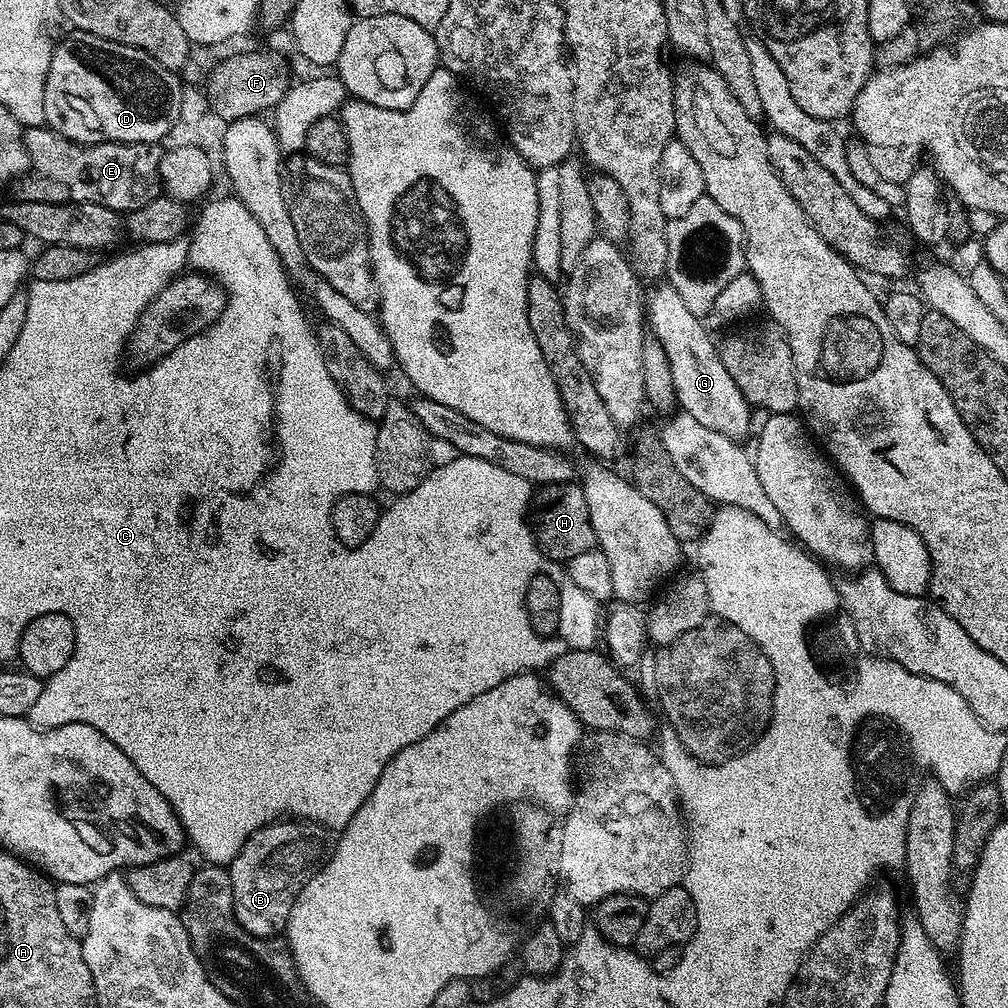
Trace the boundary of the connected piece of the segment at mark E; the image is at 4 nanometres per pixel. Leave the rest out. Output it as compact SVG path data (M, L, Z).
M43 126L29 127L24 134L24 145L32 171L18 184L19 195L25 200L54 204L67 201L100 203L114 212L127 214L161 195L160 160L164 157L165 149L159 143L80 144Z

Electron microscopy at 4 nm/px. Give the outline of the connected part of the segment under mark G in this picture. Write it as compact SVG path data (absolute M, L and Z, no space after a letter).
M669 283L661 284L647 291L646 316L651 335L666 350L677 405L683 413L702 422L702 426L710 426L710 430L718 430L718 434L726 434L731 440L743 441L743 436L751 433L750 403L722 364L717 343L703 319L686 308L680 294Z

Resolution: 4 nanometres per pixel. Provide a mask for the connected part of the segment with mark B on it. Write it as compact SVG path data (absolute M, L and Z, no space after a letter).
M273 822L260 828L253 836L245 842L240 853L232 859L231 864L227 865L230 874L230 882L232 883L232 905L236 911L236 921L243 926L245 932L251 936L263 936L265 938L275 937L277 934L283 933L288 927L288 919L290 918L290 910L294 906L294 902L298 898L298 894L302 890L302 886L306 886L306 882L310 882L310 878L315 872L324 865L324 861L330 856L330 840L328 844L329 829L321 826L321 824L313 824L311 822L288 822L292 824L280 824L284 822Z

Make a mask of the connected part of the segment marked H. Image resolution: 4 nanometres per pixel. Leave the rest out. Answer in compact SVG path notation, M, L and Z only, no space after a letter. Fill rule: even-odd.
M579 483L539 485L530 508L535 513L530 520L534 539L549 561L569 562L577 558L578 554L597 547L594 526L590 526L590 510L586 510L586 494ZM536 512L540 513L536 516Z

